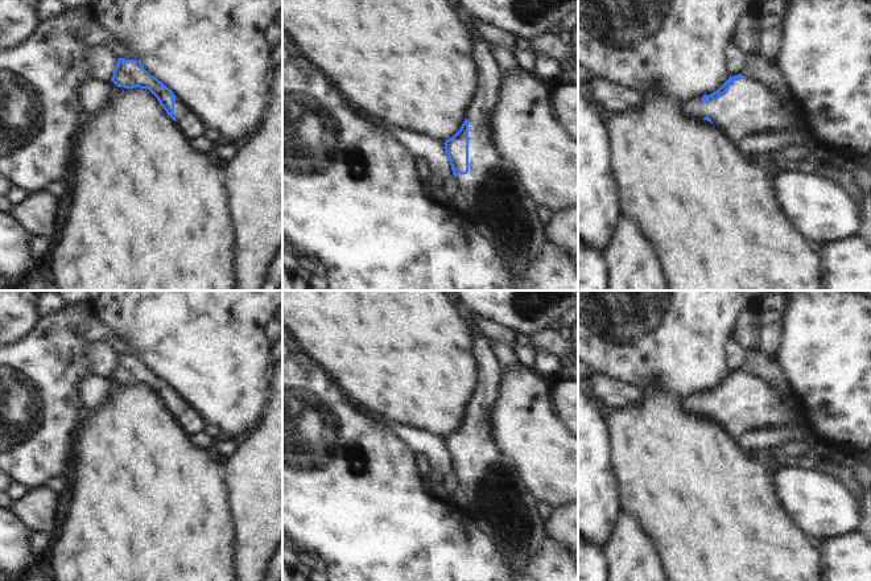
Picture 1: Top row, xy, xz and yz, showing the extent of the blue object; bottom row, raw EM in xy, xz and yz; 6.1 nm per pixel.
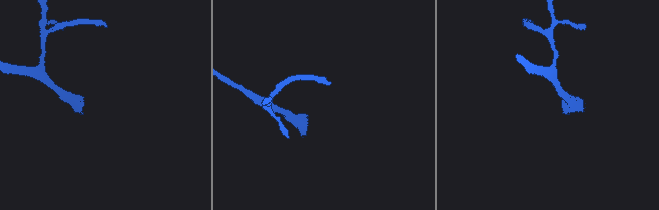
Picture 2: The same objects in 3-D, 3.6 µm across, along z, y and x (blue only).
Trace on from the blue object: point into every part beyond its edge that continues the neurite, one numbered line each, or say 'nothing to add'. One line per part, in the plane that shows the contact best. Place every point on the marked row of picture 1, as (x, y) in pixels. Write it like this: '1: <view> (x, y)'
1: xz (499, 207)

